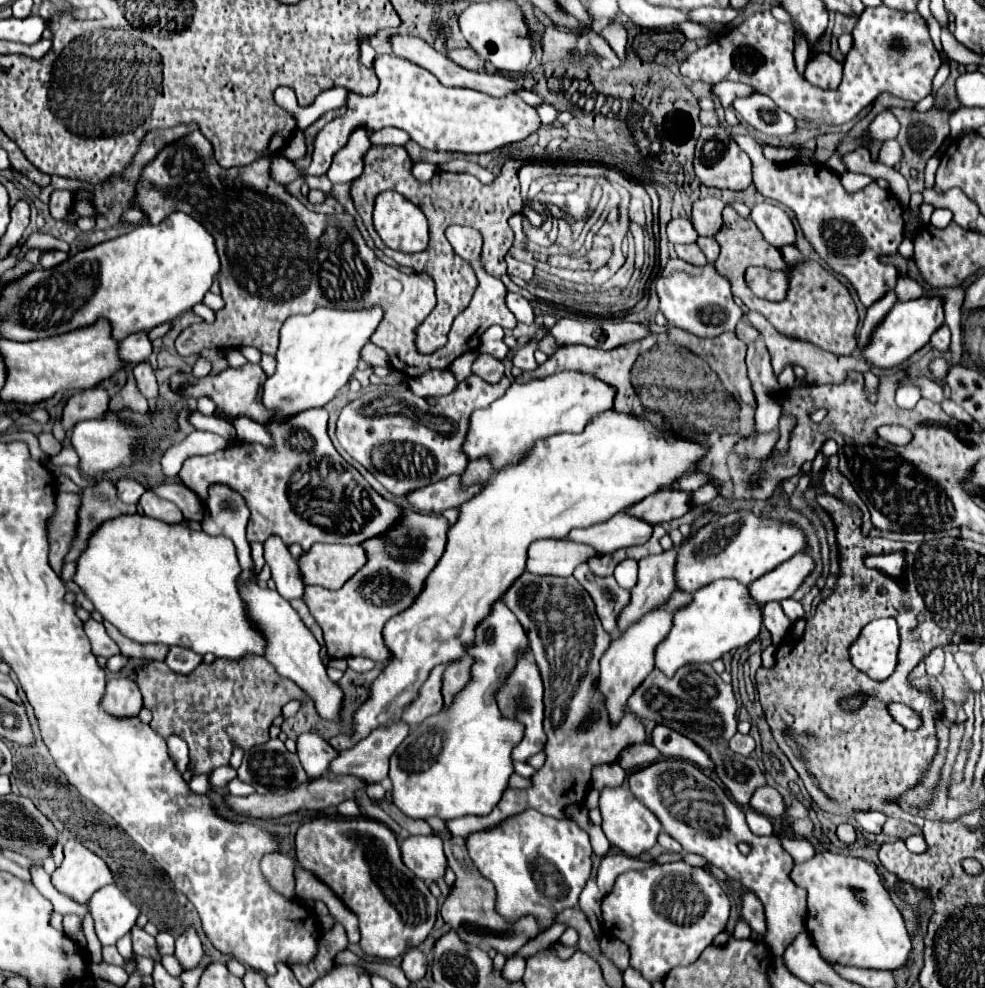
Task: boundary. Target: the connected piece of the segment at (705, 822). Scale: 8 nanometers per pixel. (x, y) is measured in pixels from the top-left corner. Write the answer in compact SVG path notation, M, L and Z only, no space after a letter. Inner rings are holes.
M664 759L634 773L630 777L630 791L660 819L662 829L676 839L686 853L702 855L710 865L722 869L730 879L740 881L762 901L766 925L770 927L764 939L772 947L774 955L782 955L788 943L792 943L798 933L806 931L806 891L790 879L790 871L794 867L792 857L784 851L784 847L780 847L776 835L754 835L746 825L744 811L696 765L680 759ZM740 841L752 845L748 857L738 851Z

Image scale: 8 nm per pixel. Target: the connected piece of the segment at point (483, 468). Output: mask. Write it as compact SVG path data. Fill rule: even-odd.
M478 457L478 459L474 459L474 461L466 467L466 471L462 473L460 487L462 487L462 489L468 489L468 487L472 487L472 485L484 485L484 483L490 479L492 471L494 471L494 467L492 467L490 459L488 459L488 457Z

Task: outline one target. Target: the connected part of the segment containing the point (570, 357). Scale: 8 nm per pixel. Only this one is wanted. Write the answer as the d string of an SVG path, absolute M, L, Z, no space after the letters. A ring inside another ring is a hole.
M648 335L648 337L644 337L644 339L638 339L638 341L630 341L630 343L626 343L626 345L620 345L620 347L616 347L616 349L612 349L612 351L602 351L602 349L592 349L592 347L586 347L586 345L566 345L566 347L558 347L556 351L554 351L554 355L550 355L548 357L548 361L546 363L542 363L542 365L538 365L538 369L536 371L524 371L516 381L520 381L520 383L526 383L526 381L530 381L530 379L536 379L536 377L544 377L544 375L552 375L552 373L558 373L558 371L580 371L580 373L592 373L592 375L596 375L596 377L600 377L600 379L604 379L606 383L612 383L616 389L618 389L618 393L616 393L616 403L614 403L614 409L634 409L634 401L632 401L632 393L636 393L634 391L634 387L630 387L630 373L632 373L632 367L634 367L634 363L636 363L636 359L640 357L640 353L644 353L644 351L648 351L652 345L654 345L654 341L658 341L658 335L654 337L654 335Z

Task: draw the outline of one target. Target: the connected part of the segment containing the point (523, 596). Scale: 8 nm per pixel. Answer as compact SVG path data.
M524 571L512 585L510 589L502 595L502 603L518 617L518 621L522 623L528 641L530 641L530 649L534 655L534 661L540 669L542 681L544 681L544 705L546 705L546 715L544 715L544 731L548 735L548 743L546 743L546 763L542 769L538 769L538 773L532 777L532 789L508 789L504 791L504 799L500 799L500 803L492 809L492 813L488 813L486 817L460 817L454 821L446 821L446 829L452 835L458 837L468 837L474 831L482 831L486 827L498 825L500 821L518 815L526 809L536 809L542 815L550 815L556 819L564 819L564 809L568 805L580 805L590 789L590 771L594 765L598 763L614 763L620 755L622 749L626 749L628 745L638 745L638 743L646 743L648 741L648 733L642 725L642 721L638 719L638 715L634 715L628 707L624 709L624 717L618 721L618 725L614 725L608 717L608 709L604 703L604 695L598 687L598 675L600 675L600 657L602 653L608 649L610 643L610 635L602 629L600 619L594 611L594 603L592 597L580 587L580 583L576 583L574 577L540 577L534 575L530 571Z

